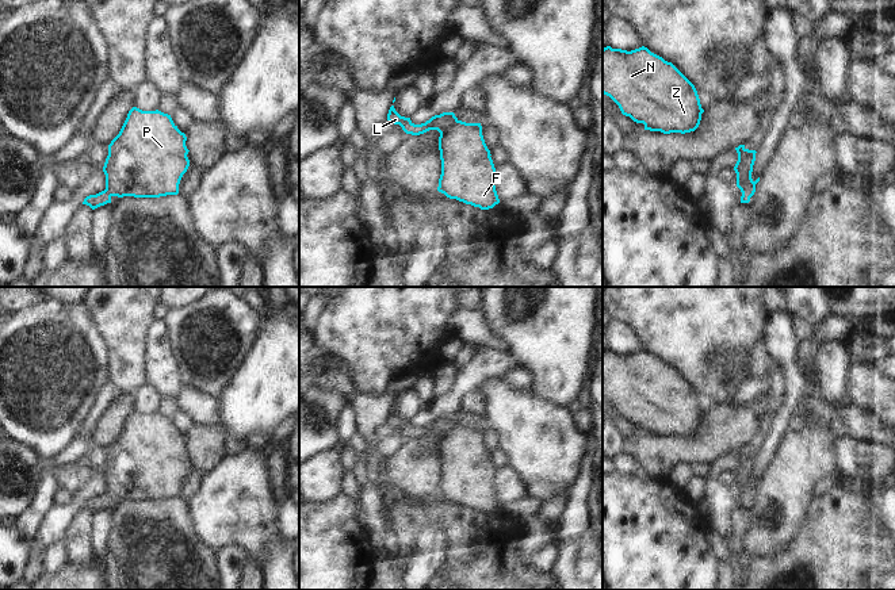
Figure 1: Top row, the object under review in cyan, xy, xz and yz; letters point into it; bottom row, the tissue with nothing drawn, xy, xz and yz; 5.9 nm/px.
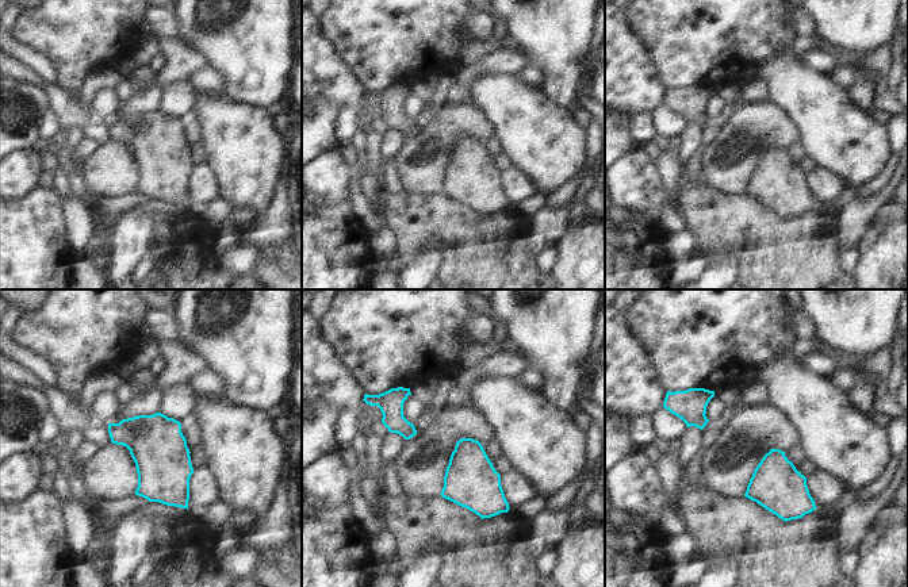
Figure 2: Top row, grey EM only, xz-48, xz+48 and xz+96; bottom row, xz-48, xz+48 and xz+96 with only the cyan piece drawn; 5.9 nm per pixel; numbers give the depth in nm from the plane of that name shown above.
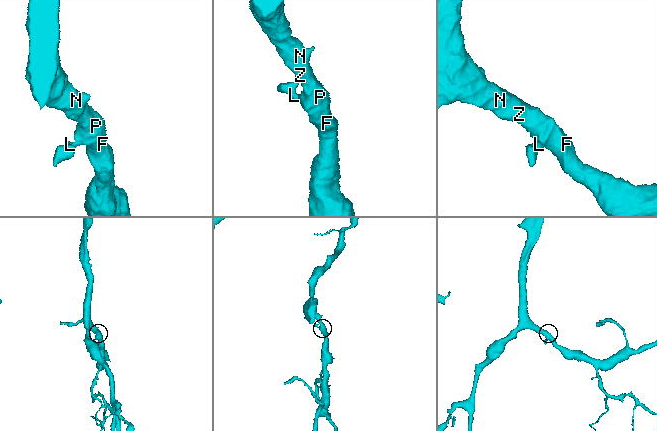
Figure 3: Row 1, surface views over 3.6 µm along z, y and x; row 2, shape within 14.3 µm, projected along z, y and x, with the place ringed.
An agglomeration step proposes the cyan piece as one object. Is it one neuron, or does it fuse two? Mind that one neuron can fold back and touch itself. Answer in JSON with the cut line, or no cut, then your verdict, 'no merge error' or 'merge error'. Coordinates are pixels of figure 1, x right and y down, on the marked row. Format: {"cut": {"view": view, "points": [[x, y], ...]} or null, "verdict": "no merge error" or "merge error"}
{"cut": null, "verdict": "no merge error"}

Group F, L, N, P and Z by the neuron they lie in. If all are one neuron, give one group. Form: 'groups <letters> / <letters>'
groups F L N P Z

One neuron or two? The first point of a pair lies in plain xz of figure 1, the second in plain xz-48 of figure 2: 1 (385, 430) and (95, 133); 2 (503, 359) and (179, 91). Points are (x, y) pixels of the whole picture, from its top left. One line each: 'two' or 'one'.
1: one
2: two

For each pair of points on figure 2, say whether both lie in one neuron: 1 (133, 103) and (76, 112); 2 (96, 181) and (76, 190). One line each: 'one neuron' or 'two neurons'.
1: two neurons
2: two neurons

